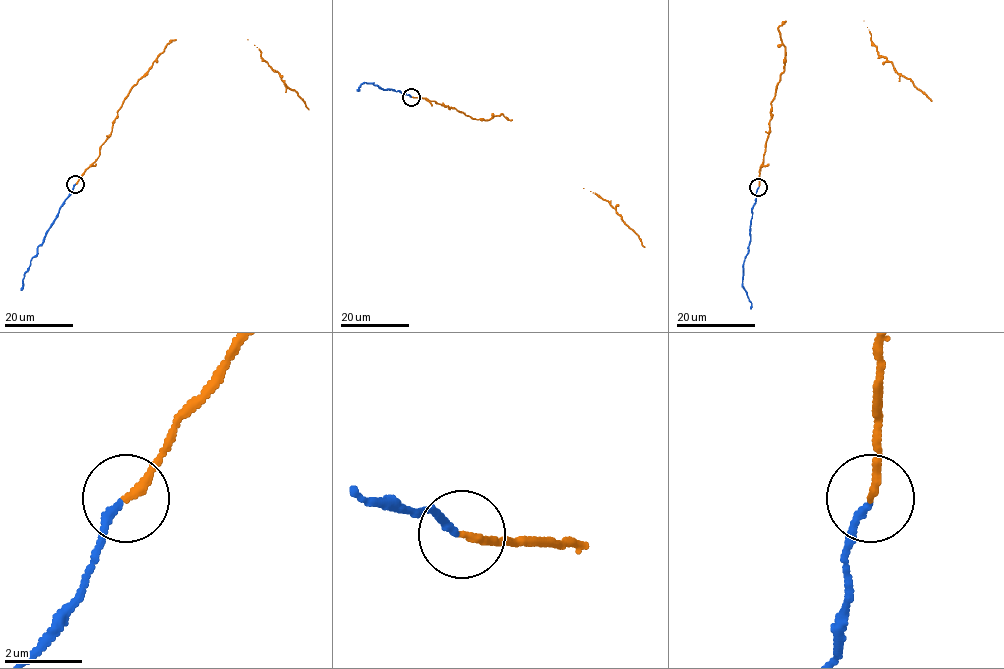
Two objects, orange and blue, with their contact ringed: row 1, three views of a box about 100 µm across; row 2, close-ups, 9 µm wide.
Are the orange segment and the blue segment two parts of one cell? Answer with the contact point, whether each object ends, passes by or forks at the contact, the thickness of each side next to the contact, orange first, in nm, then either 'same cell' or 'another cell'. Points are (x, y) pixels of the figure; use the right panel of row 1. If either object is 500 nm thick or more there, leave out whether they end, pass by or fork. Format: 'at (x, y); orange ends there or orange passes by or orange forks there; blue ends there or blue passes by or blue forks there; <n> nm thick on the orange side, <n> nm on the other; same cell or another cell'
at (758, 187); orange ends there; blue ends there; 220 nm thick on the orange side, 180 nm on the other; another cell

